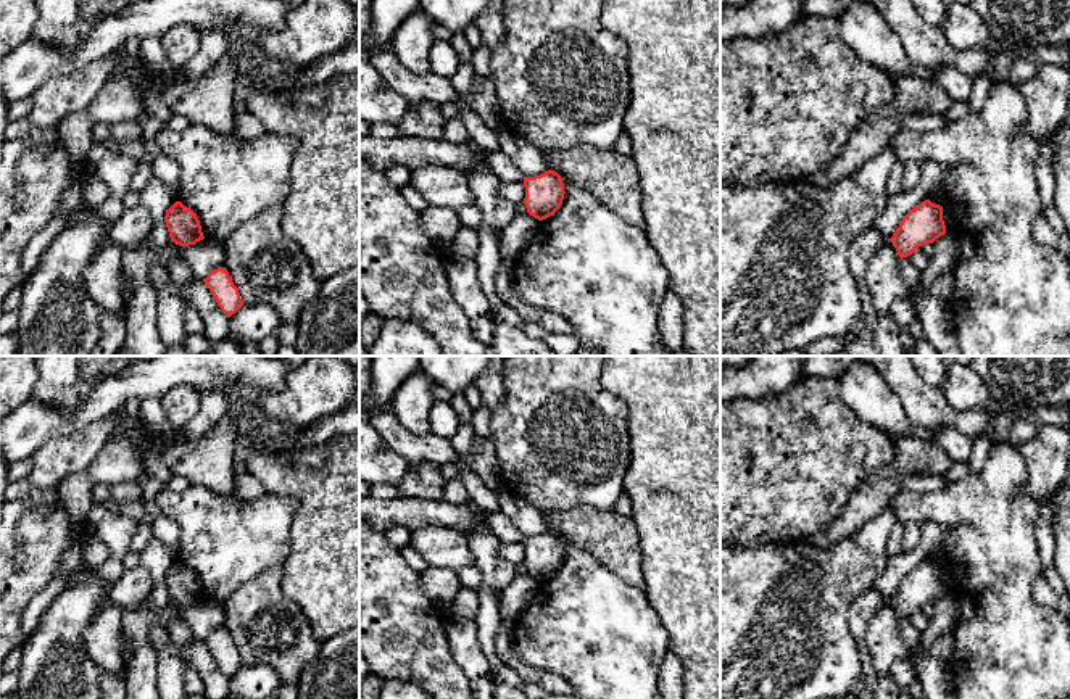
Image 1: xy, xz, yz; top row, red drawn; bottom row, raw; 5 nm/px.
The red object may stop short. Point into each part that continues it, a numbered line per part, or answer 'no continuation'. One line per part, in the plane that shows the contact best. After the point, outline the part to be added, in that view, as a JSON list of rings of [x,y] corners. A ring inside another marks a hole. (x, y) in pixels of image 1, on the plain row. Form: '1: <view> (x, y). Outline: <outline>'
no continuation

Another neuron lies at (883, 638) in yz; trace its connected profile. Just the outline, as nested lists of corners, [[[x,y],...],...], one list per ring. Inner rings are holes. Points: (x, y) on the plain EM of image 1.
[[[890,601],[867,623],[865,644],[878,676],[891,673],[898,660],[909,657],[902,643],[901,618]]]

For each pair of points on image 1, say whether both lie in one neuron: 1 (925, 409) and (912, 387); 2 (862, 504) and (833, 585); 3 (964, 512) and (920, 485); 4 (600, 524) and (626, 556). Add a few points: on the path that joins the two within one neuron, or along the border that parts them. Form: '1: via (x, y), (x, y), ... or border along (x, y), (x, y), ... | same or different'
1: via (924, 405), (912, 392) | same
2: border along (882, 512), (835, 543), (814, 545) | different
3: border along (946, 483), (937, 490), (901, 492) | different
4: via (605, 532), (617, 548) | same

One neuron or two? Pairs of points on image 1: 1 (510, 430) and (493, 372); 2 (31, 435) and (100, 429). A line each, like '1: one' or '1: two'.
1: two
2: two

